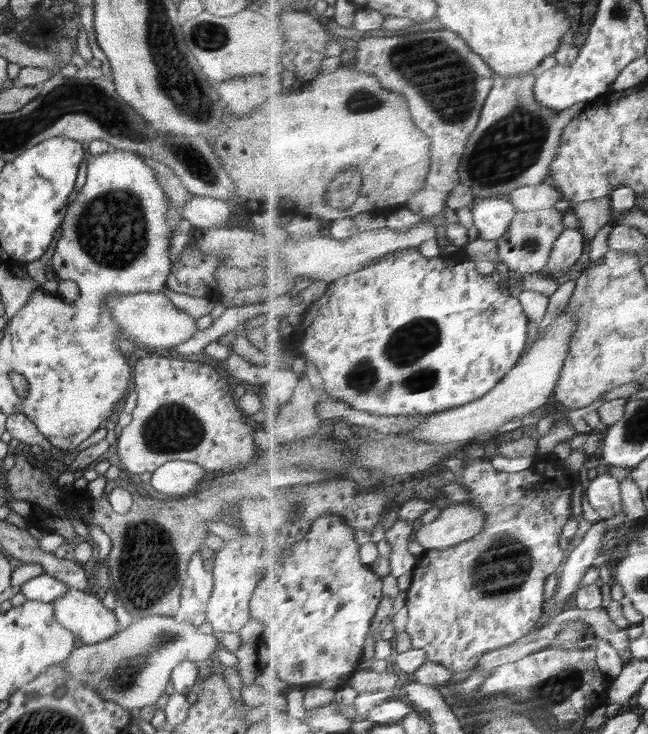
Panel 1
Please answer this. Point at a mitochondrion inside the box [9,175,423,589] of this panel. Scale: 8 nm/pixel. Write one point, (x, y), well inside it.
(112, 228)

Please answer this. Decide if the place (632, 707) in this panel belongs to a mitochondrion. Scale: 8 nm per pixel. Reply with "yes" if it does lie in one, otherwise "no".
no

